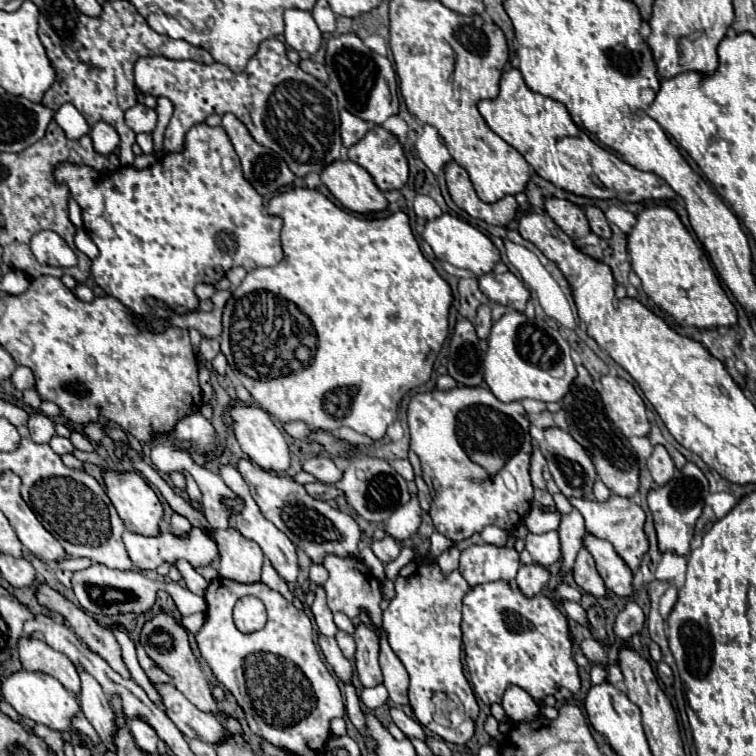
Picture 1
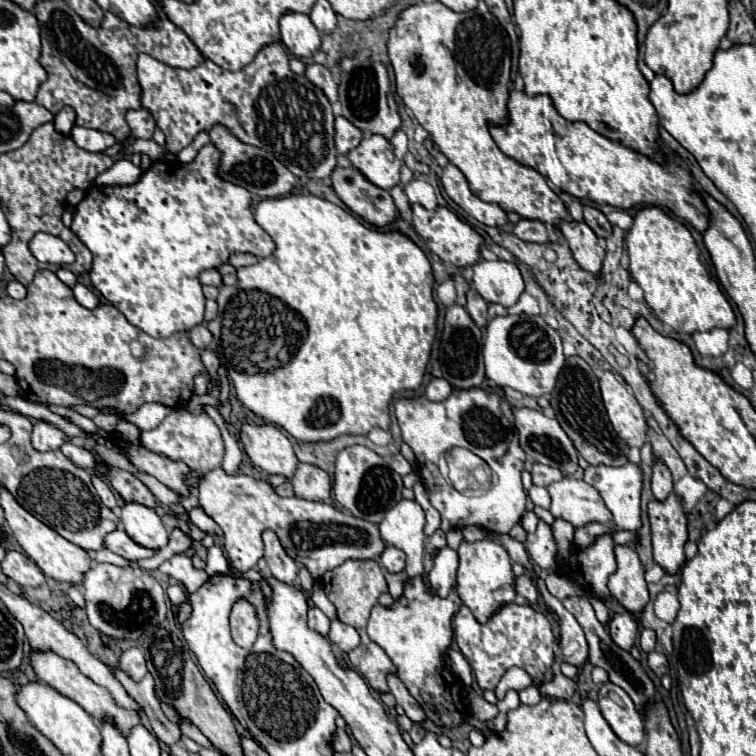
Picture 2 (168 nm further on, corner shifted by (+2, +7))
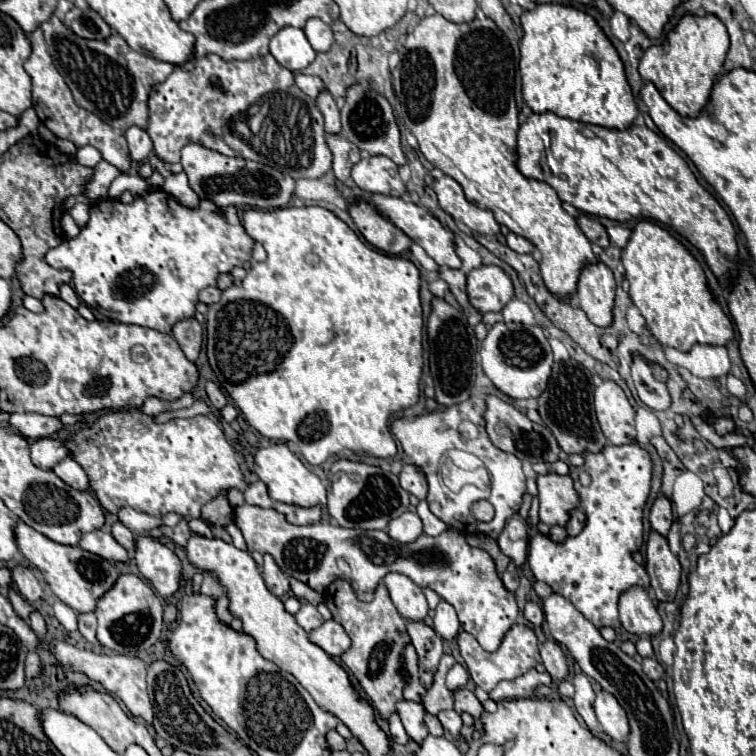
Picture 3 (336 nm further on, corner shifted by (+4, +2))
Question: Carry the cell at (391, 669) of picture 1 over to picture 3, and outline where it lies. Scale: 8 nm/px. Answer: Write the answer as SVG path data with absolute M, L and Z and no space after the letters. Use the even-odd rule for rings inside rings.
M403 700L403 702L397 702L397 714L409 734L409 738L413 738L417 744L421 744L421 740L429 734L425 722L423 722L423 716L425 716L425 708L421 702L409 702L409 700Z

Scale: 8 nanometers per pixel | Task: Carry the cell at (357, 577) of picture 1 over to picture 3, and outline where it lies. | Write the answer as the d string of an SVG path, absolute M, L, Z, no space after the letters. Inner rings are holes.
M343 578L335 580L333 586L335 588L329 590L331 602L327 602L327 606L333 614L333 620L339 622L351 638L351 648L341 656L341 662L347 668L347 672L357 680L365 696L371 700L373 708L383 718L389 718L389 714L395 712L395 702L403 698L403 688L405 688L405 682L397 672L399 660L403 656L403 646L409 642L409 636L405 632L405 622L399 616L397 608L393 606L389 592L385 590L385 584L377 586L371 602L359 600L351 590L349 582Z

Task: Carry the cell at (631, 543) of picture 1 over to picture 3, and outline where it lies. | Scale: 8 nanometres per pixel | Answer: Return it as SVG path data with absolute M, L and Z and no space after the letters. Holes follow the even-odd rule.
M545 474L537 476L539 488L539 520L547 526L565 526L571 518L571 510L579 504L579 494L573 488L571 476Z

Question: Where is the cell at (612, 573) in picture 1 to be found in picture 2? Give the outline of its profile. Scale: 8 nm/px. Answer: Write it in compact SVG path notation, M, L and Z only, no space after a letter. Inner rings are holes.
M617 545L617 571L609 577L609 591L617 599L617 603L631 611L633 615L643 613L649 603L649 591L645 581L645 569L631 547Z

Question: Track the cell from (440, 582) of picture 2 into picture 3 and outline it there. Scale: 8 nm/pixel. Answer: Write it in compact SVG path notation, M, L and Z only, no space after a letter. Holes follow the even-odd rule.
M439 600L439 604L437 604L435 618L433 618L433 628L445 640L453 640L457 636L459 618L457 618L455 608L447 600Z

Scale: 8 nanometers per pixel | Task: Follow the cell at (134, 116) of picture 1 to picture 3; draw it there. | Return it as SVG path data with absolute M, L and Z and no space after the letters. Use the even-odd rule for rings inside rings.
M131 126L127 130L127 144L129 144L129 156L135 162L143 162L153 150L153 142L151 142L147 130L143 130L139 126Z

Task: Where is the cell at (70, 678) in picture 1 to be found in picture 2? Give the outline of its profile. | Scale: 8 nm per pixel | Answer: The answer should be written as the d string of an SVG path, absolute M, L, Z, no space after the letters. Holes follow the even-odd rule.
M33 651L33 655L31 655L31 665L33 665L39 681L43 681L45 685L51 685L55 691L59 691L59 693L63 693L65 697L69 697L69 699L73 699L75 703L79 703L95 721L115 725L115 727L123 733L123 737L129 737L131 729L141 723L139 711L119 709L119 705L115 705L115 699L111 697L111 693L109 693L105 687L93 683L89 677L85 677L73 661L67 661L67 659L55 655L55 653L51 653L51 651L45 651L45 653Z

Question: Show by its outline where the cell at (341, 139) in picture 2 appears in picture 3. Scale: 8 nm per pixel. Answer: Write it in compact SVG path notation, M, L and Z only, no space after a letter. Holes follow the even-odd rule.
M327 134L327 146L333 152L333 172L341 182L345 182L353 164L359 162L359 150L341 134Z

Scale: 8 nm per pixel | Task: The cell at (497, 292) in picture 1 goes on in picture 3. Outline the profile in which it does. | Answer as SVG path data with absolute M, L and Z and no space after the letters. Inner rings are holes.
M481 266L467 274L469 302L481 312L501 312L513 298L515 288L509 274L499 266Z

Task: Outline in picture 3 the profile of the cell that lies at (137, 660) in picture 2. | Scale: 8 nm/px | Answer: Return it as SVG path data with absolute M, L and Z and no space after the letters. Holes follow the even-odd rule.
M53 642L53 652L57 660L67 666L69 670L79 670L85 672L89 678L101 682L109 694L119 698L125 708L131 712L131 716L143 718L151 722L151 702L147 696L147 682L145 682L145 662L139 660L137 656L127 656L127 654L95 654L91 650L79 650L67 642Z

